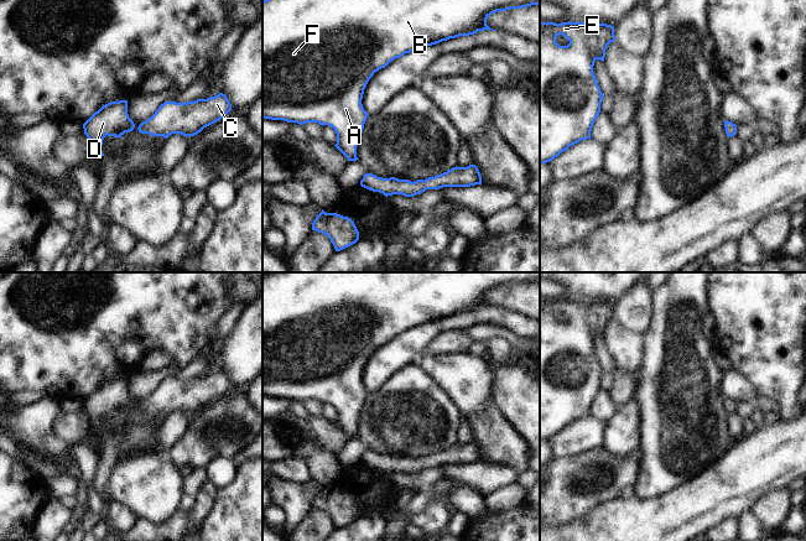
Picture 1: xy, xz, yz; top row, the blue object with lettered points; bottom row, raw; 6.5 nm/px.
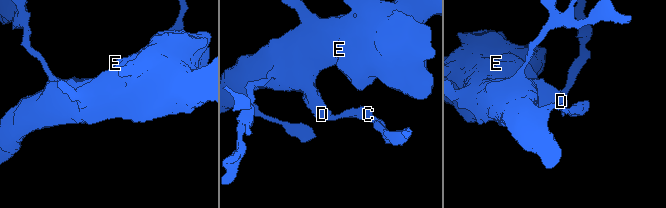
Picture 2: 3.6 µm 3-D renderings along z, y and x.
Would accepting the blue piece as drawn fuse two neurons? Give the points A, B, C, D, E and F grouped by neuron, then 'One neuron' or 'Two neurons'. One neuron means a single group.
Groups: A B C D E F. One neuron

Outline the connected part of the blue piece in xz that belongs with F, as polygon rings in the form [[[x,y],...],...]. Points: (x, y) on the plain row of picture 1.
[[[272,272],[262,279],[262,395],[284,397],[287,400],[318,400],[334,406],[337,421],[334,422],[348,438],[357,438],[357,423],[363,410],[368,390],[364,387],[362,376],[369,357],[381,345],[385,345],[395,335],[423,326],[456,316],[474,312],[478,308],[493,307],[487,302],[487,296],[496,288],[522,286],[540,282],[540,272]]]

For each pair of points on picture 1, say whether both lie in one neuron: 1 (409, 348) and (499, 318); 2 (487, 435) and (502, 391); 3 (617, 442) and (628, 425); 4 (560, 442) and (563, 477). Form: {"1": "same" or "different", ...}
{"1": "same", "2": "different", "3": "same", "4": "different"}

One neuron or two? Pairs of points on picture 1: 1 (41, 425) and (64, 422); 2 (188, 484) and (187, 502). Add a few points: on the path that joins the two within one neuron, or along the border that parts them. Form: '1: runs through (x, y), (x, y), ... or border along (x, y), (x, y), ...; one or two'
1: border along (60, 411), (52, 425), (52, 432), (71, 447); two
2: runs through (188, 488), (188, 498); one

